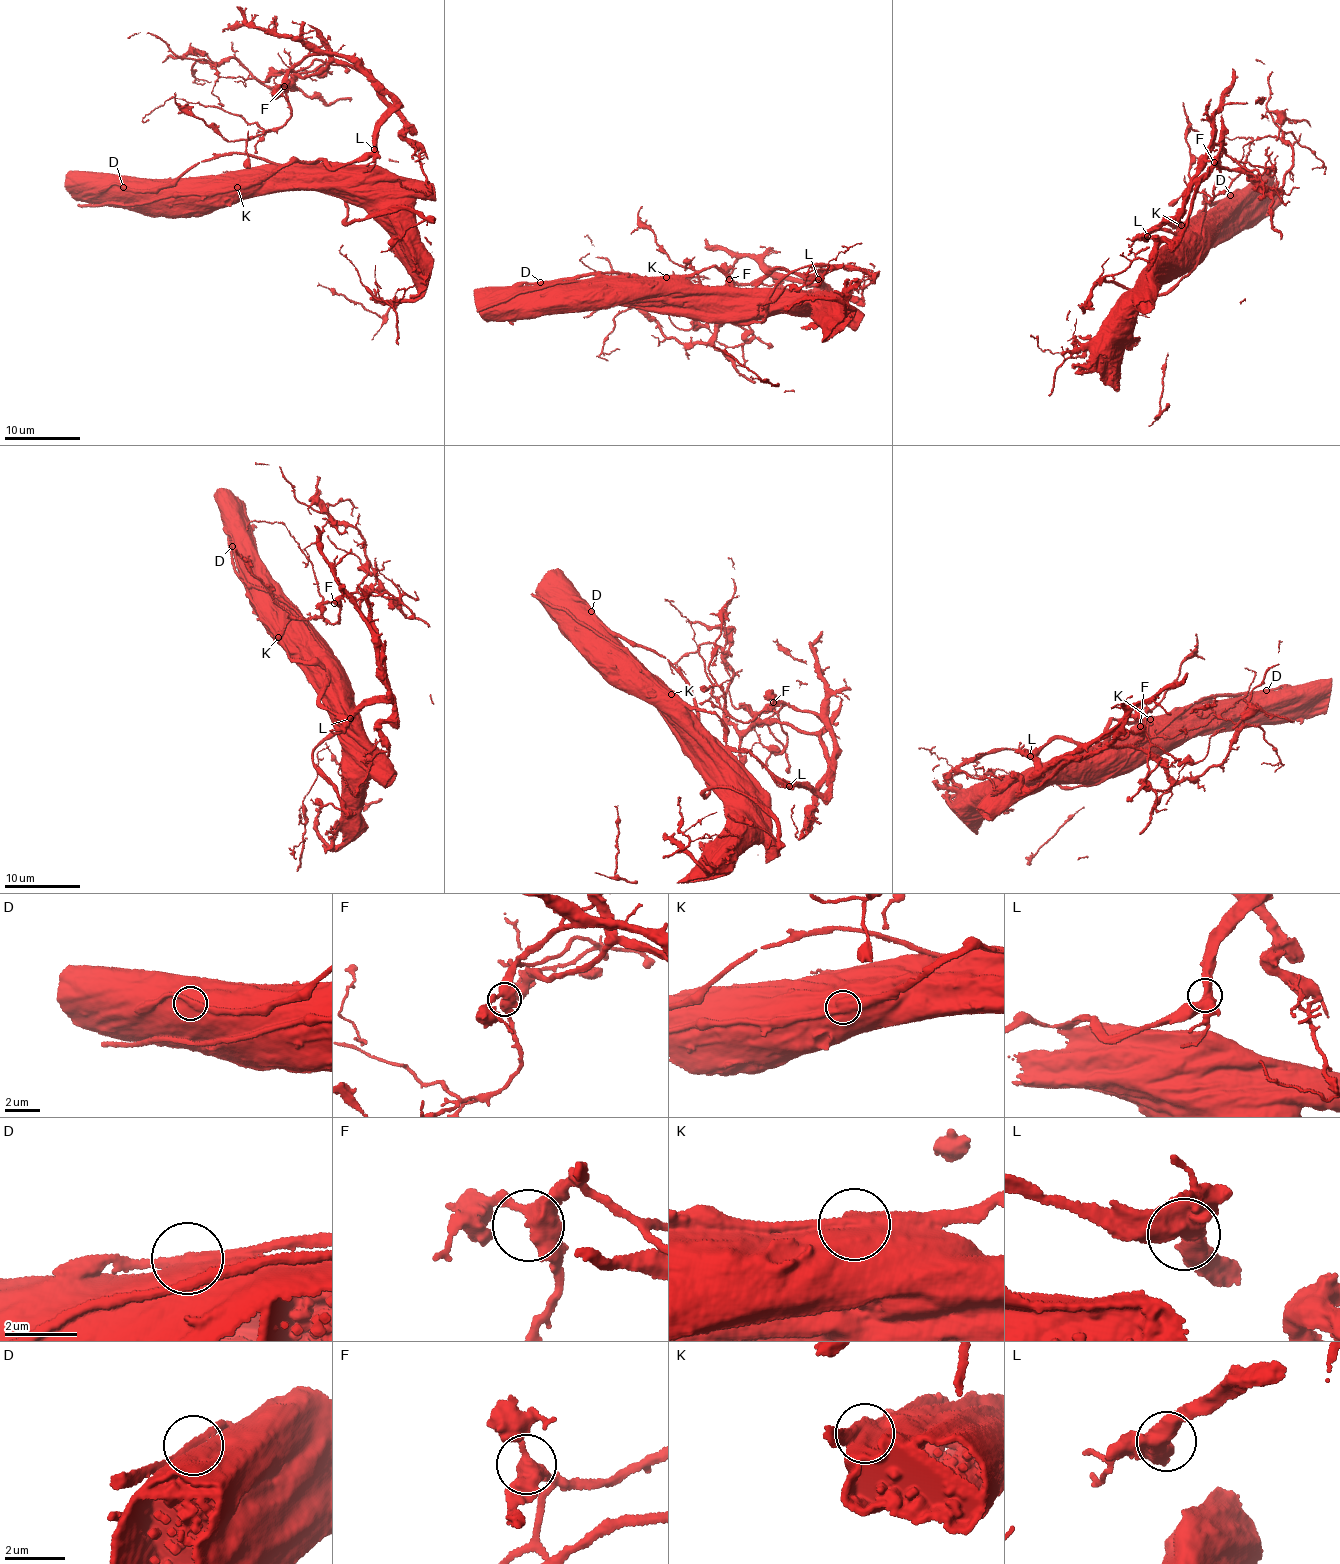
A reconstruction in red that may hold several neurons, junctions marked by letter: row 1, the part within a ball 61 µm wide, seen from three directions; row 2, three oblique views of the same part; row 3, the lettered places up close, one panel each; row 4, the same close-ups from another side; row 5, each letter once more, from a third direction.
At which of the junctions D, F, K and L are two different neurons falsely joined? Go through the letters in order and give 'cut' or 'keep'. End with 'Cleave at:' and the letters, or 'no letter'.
D: cut
F: keep
K: cut
L: keep
Cleave at: D, K

